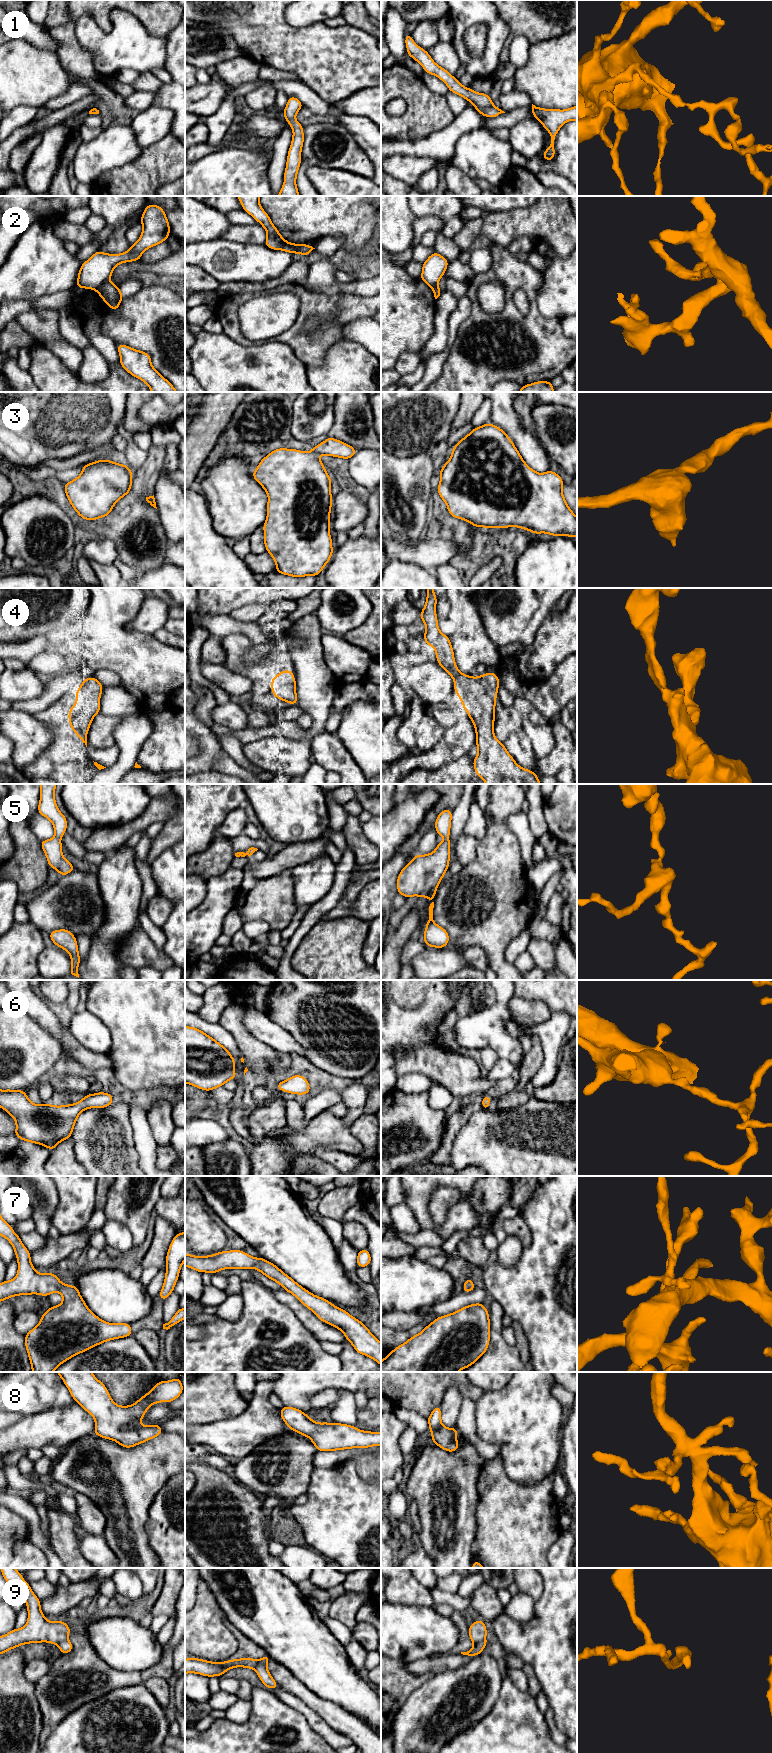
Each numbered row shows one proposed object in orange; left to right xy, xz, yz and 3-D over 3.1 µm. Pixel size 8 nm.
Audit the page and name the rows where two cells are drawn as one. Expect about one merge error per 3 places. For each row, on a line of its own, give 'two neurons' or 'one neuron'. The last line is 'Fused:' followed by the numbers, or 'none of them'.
1: one neuron
2: two neurons
3: one neuron
4: one neuron
5: one neuron
6: one neuron
7: one neuron
8: one neuron
9: two neurons
Fused: 2, 9

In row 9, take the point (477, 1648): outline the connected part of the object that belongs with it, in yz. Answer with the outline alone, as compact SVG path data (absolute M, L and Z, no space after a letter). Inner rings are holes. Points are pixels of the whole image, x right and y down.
M485 1639L477 1644L474 1644L474 1646L471 1650L469 1650L467 1652L461 1652L461 1654L468 1655L471 1657L476 1656L476 1655L480 1655L487 1644L488 1644L488 1642Z

